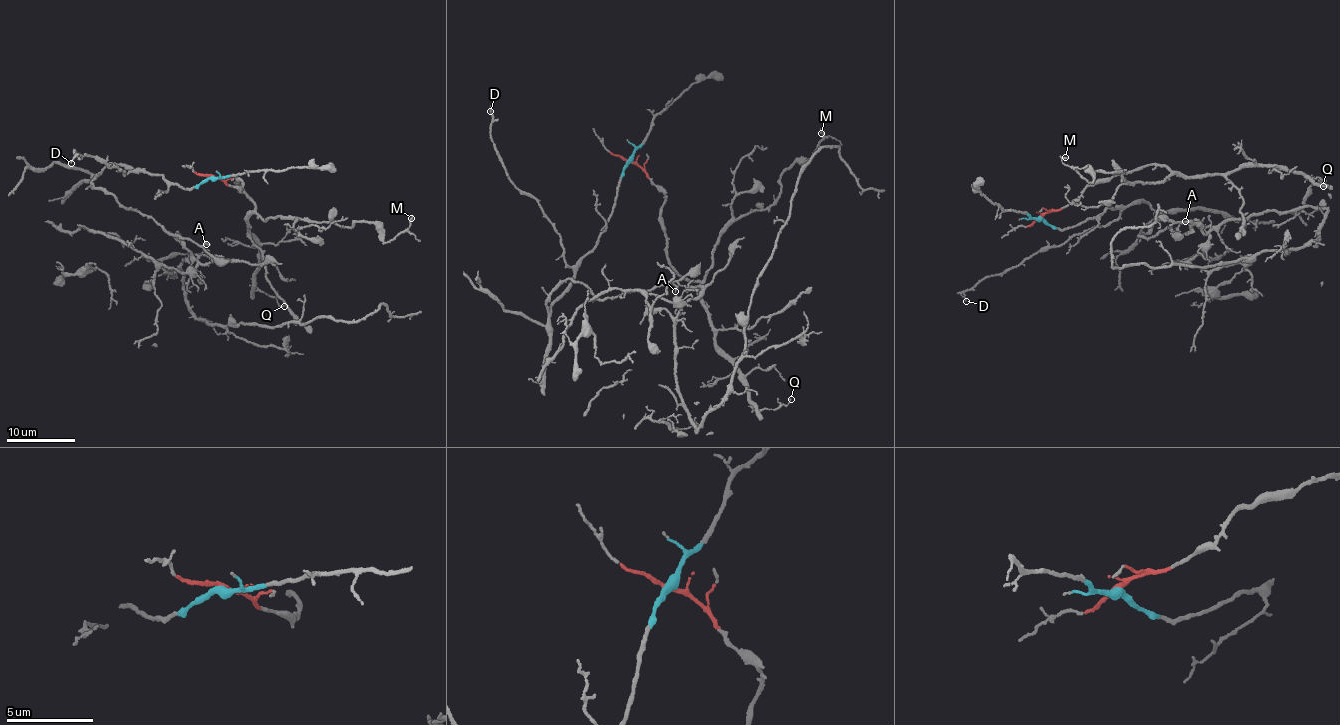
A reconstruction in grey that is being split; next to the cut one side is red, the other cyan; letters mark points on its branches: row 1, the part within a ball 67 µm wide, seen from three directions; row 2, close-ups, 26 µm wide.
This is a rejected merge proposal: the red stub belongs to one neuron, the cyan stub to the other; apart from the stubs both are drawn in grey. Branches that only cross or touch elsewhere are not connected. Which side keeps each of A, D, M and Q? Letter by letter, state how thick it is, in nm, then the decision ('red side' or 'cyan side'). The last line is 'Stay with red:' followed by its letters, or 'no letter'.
A: calibre 170 nm; cyan side
D: calibre 90 nm; cyan side
M: calibre 180 nm; red side
Q: calibre 90 nm; red side
Stay with red: M, Q

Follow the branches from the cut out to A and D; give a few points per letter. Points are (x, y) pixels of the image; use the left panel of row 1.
A: (213, 177), (187, 190), (162, 176), (115, 164), (92, 181), (120, 206), (150, 216), (167, 232), (205, 243)
D: (213, 177), (190, 190), (138, 171), (124, 175), (125, 170), (86, 153), (77, 154), (75, 149), (70, 162)

